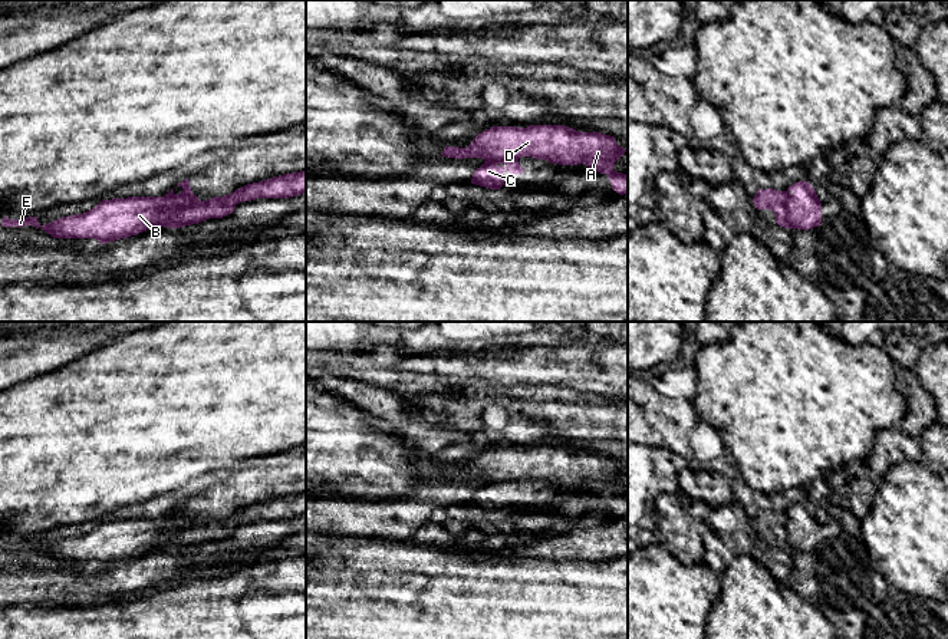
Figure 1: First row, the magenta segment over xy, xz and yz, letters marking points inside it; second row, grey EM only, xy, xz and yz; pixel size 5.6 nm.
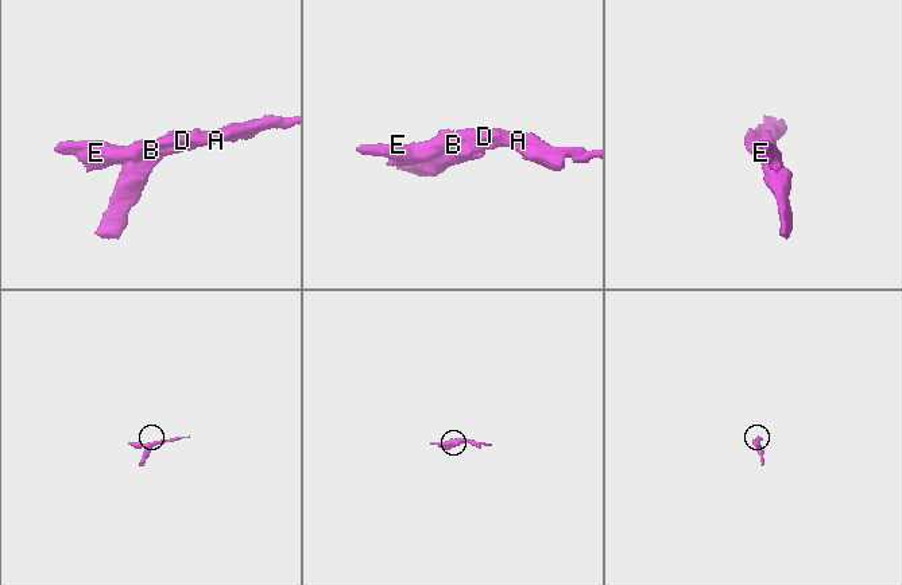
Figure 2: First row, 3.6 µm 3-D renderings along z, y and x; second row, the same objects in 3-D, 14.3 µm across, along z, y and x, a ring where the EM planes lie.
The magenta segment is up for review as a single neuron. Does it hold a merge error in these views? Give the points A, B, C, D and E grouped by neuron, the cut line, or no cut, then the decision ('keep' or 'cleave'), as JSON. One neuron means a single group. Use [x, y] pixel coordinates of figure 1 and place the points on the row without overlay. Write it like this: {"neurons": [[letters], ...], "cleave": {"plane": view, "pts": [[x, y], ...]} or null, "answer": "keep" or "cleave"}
{"neurons": [["A", "B", "D", "E"], ["C"]], "cleave": {"plane": "xy", "pts": [[198, 521], [181, 529], [168, 543], [151, 549]]}, "answer": "cleave"}

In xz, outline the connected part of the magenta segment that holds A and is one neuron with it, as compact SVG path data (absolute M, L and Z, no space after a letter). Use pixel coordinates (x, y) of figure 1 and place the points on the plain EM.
M564 447L491 448L478 455L467 470L447 468L447 480L521 480L531 478L559 487L585 485L606 495L612 511L628 517L628 497L613 491L626 472L613 458L600 454L579 454Z

